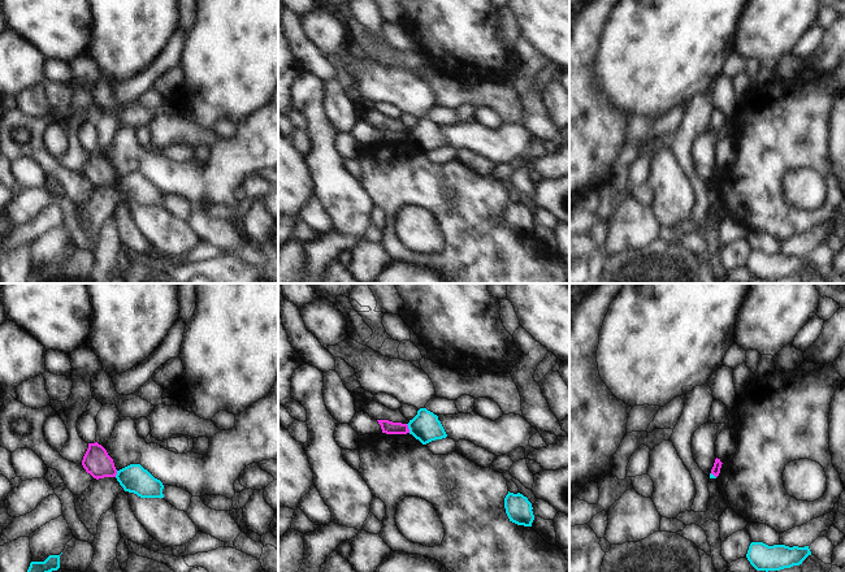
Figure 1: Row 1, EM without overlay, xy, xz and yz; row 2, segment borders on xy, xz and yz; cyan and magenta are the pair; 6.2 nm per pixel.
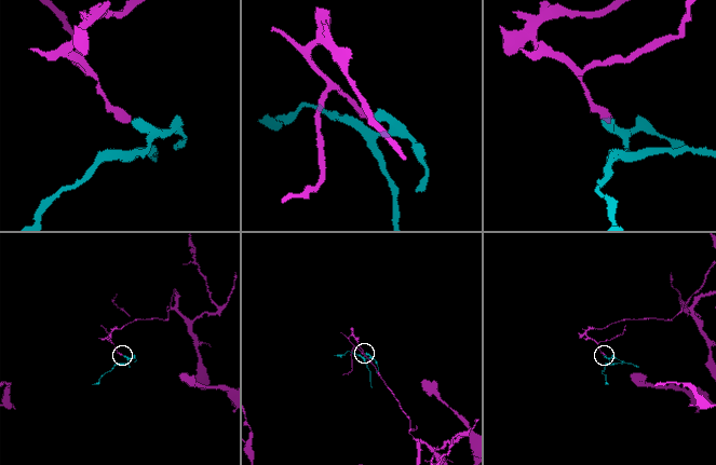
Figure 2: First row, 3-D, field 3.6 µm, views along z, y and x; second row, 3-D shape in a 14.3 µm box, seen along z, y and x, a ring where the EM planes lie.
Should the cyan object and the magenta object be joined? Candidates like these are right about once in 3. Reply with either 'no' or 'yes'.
no

